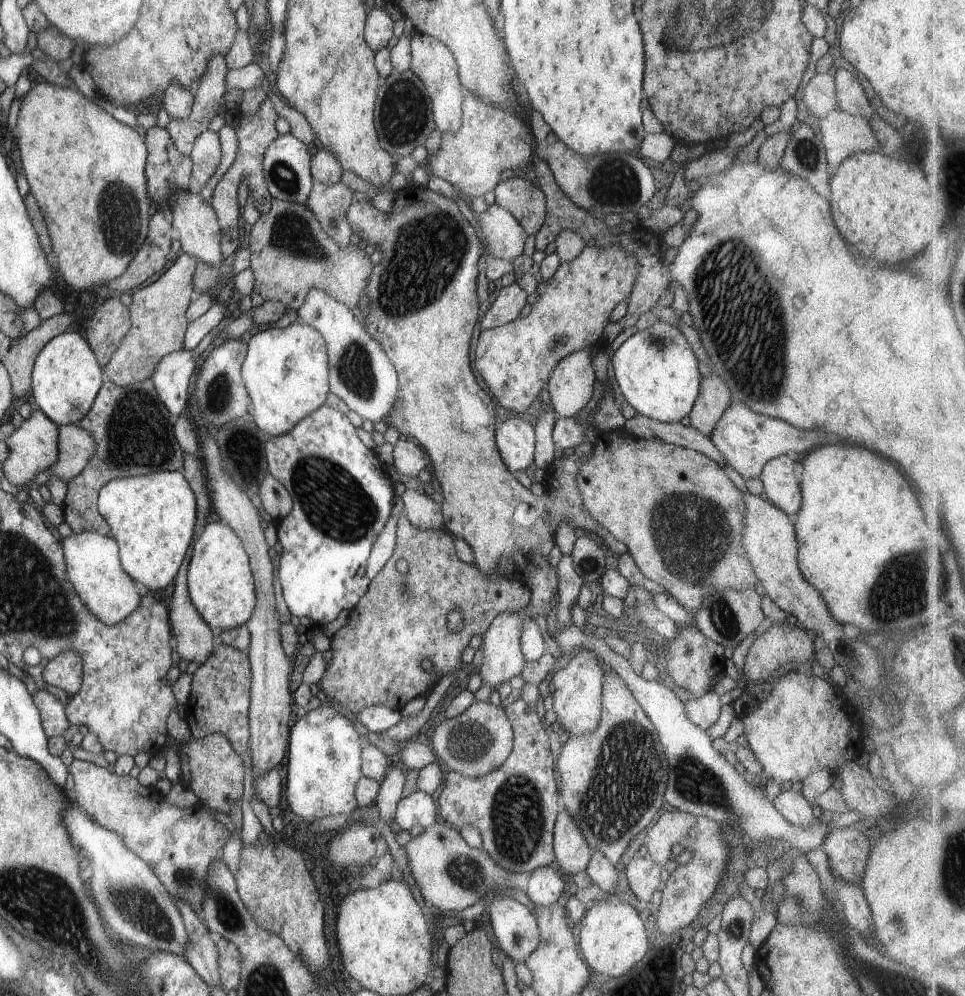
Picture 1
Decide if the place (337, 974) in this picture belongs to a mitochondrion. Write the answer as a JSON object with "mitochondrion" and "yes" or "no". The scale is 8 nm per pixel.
{"mitochondrion":"no"}

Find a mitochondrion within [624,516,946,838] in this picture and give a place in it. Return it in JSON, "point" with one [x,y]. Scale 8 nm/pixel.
{"point":[902,588]}

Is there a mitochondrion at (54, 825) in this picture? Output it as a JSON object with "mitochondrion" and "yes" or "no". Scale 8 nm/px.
{"mitochondrion":"no"}

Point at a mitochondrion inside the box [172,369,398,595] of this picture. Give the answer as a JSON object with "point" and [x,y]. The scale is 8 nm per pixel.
{"point":[335,504]}

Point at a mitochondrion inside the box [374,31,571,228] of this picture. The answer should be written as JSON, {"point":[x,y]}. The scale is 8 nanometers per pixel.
{"point":[403,114]}

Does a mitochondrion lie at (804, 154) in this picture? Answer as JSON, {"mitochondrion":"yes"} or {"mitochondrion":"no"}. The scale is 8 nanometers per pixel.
{"mitochondrion":"yes"}

